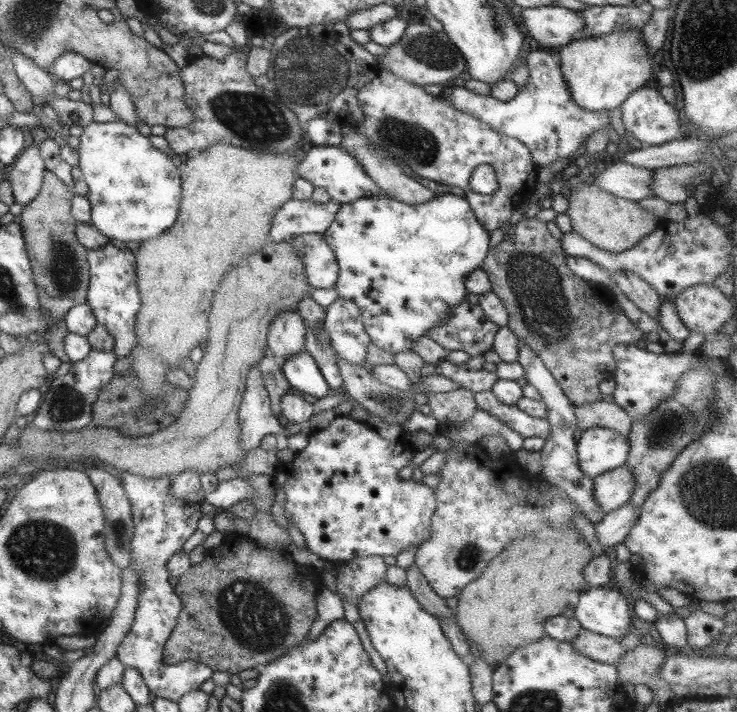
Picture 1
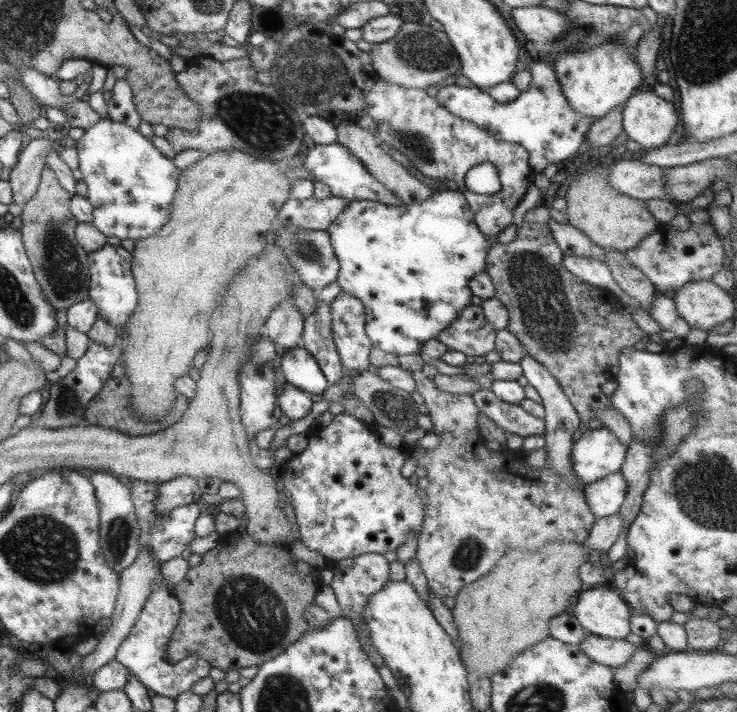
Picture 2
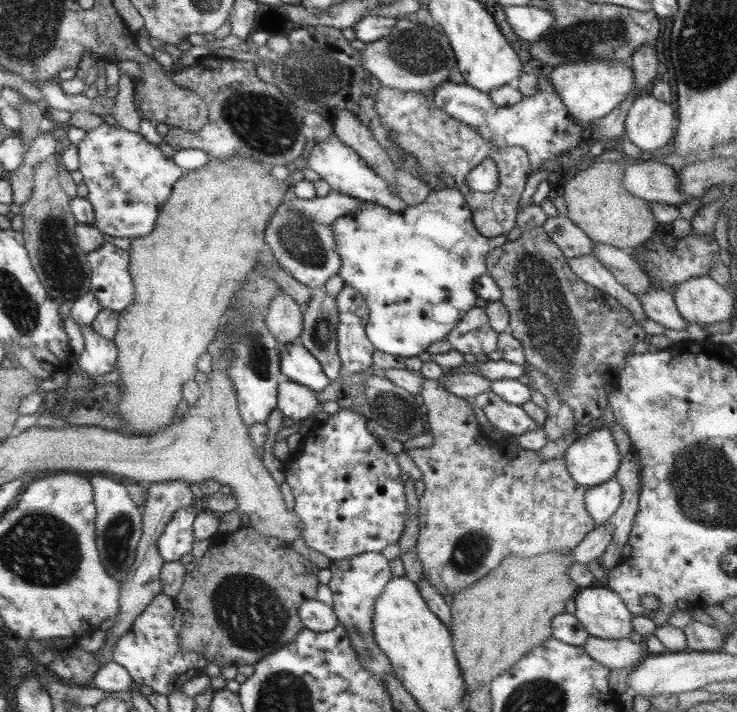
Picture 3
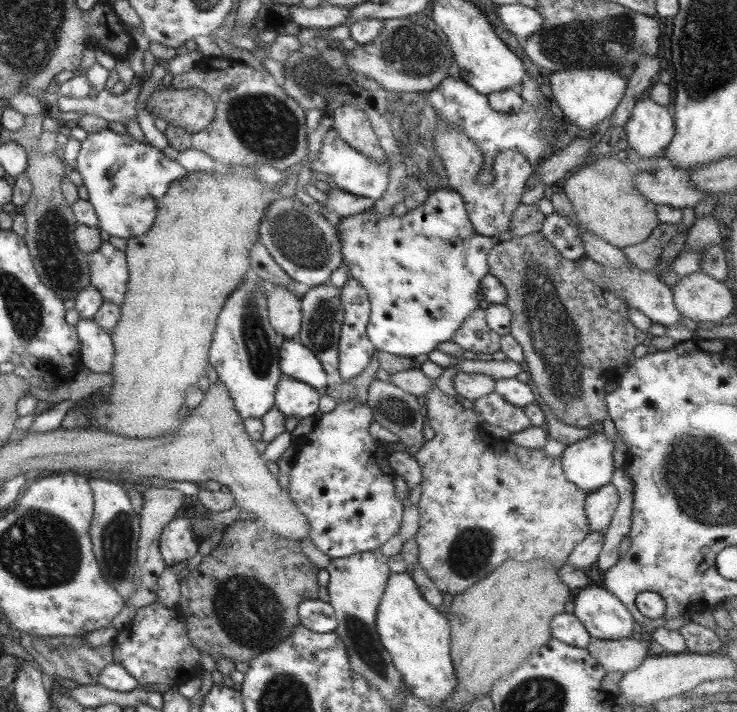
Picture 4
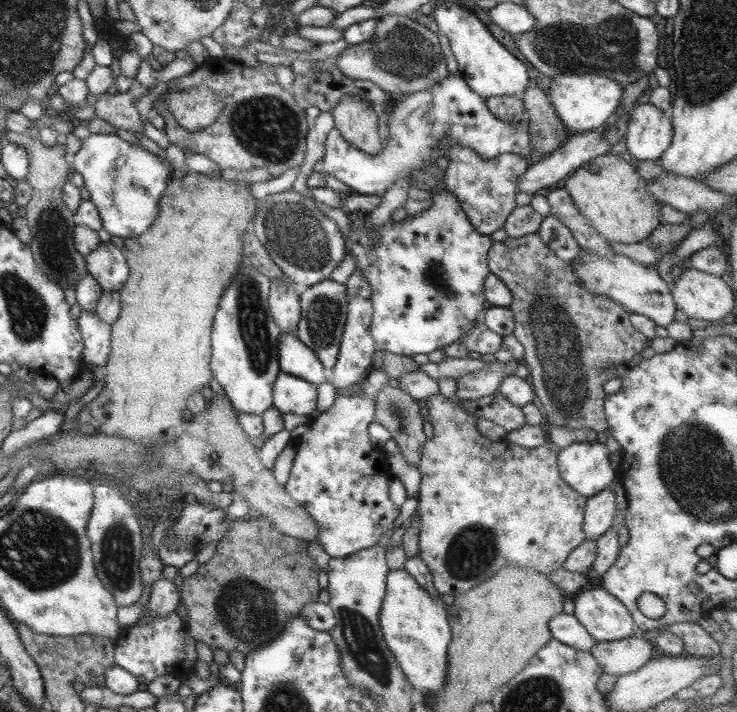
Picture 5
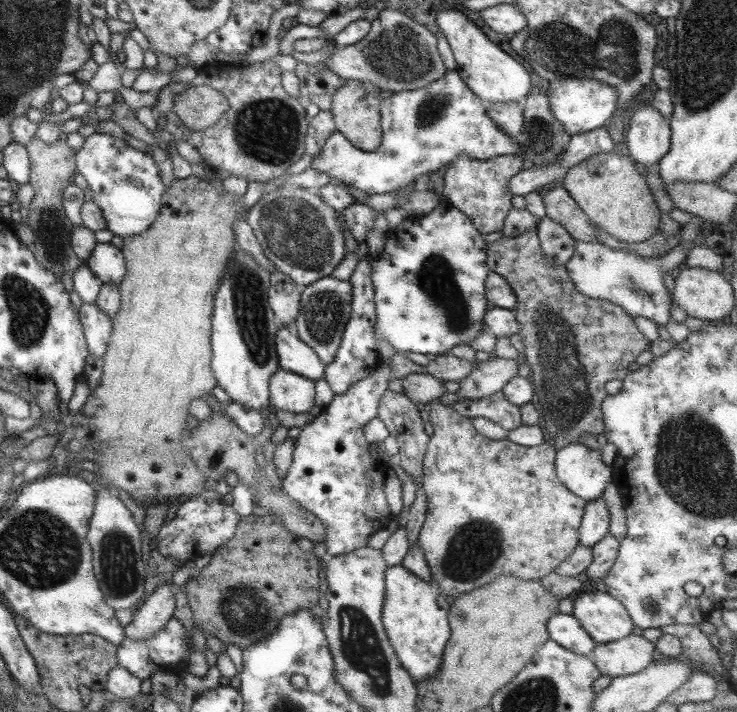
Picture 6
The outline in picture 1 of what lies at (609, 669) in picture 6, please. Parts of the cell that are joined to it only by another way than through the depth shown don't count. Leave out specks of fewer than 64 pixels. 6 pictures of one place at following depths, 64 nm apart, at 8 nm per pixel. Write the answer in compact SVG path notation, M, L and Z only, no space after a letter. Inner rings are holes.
M581 629L577 637L570 643L583 656L605 664L616 665L623 653L627 651L617 639L600 636Z

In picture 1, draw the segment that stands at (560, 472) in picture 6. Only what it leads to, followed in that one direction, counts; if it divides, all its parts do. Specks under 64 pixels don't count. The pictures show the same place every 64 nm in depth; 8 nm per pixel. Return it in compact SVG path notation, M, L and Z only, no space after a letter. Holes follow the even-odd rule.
M597 426L582 431L576 441L577 463L581 473L595 478L605 471L623 466L629 448L628 439L619 433Z

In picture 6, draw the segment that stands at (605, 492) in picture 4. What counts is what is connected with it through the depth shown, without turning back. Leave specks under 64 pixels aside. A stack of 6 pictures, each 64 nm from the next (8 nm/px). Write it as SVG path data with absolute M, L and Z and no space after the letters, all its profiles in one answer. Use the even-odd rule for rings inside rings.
M597 497L587 501L581 517L579 533L579 545L592 547L608 534L609 512L603 497Z

